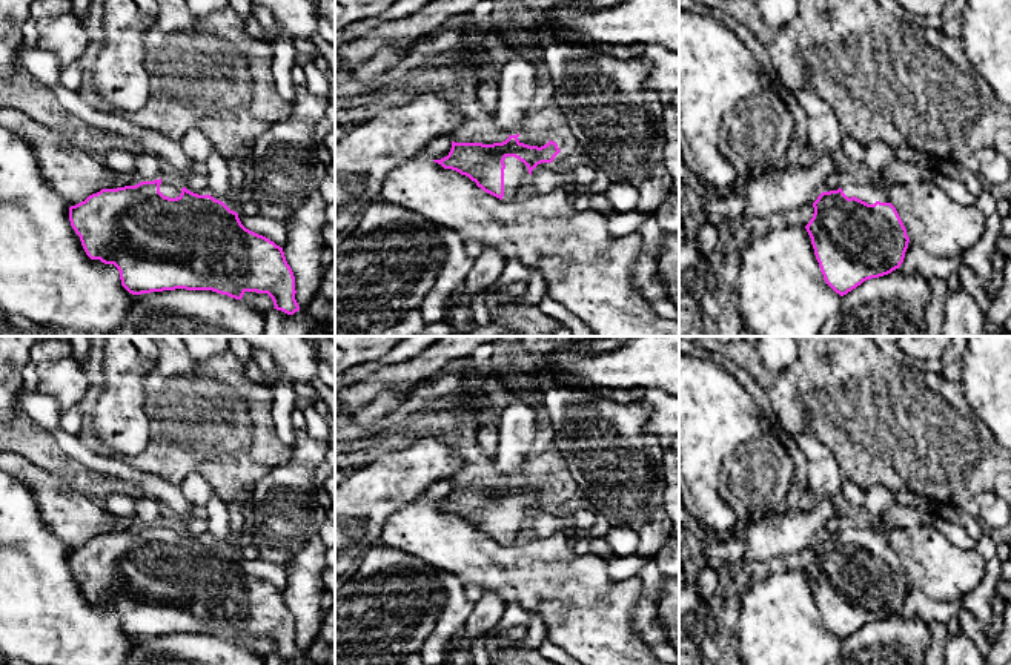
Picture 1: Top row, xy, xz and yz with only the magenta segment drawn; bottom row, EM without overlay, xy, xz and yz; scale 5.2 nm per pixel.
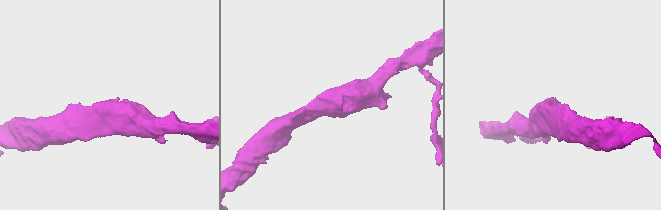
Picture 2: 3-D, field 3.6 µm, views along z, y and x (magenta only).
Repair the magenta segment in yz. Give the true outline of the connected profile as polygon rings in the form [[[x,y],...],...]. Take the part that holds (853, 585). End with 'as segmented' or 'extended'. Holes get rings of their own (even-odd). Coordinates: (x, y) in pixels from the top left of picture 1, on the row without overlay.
[[[865,521],[850,522],[837,534],[822,536],[813,547],[814,557],[805,573],[825,627],[840,640],[867,624],[891,617],[903,607],[910,582],[896,551],[888,545],[890,531],[891,528],[885,522],[880,522],[879,527],[871,527]]]; extended

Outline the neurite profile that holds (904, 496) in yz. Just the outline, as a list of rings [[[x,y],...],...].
[[[908,488],[894,491],[894,501],[896,501],[896,504],[911,505],[911,507],[916,507],[920,510],[936,510],[937,508],[937,505],[934,505],[923,496],[913,493]]]

